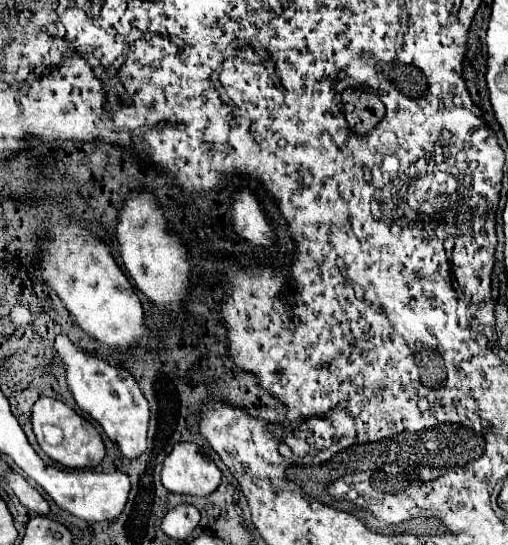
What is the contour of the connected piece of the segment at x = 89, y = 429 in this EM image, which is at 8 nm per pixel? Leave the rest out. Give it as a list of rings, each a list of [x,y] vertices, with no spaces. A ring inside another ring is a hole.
[[[39,398],[33,406],[31,412],[31,424],[33,424],[33,432],[37,436],[37,442],[41,446],[41,450],[53,458],[55,462],[59,462],[65,468],[93,468],[97,466],[103,456],[105,456],[105,446],[103,446],[103,438],[101,434],[95,430],[95,426],[91,422],[87,422],[83,416],[79,416],[73,408],[69,408],[67,404],[63,404],[61,400],[55,398]],[[43,426],[57,426],[63,430],[63,440],[57,446],[51,446],[43,440]]]

